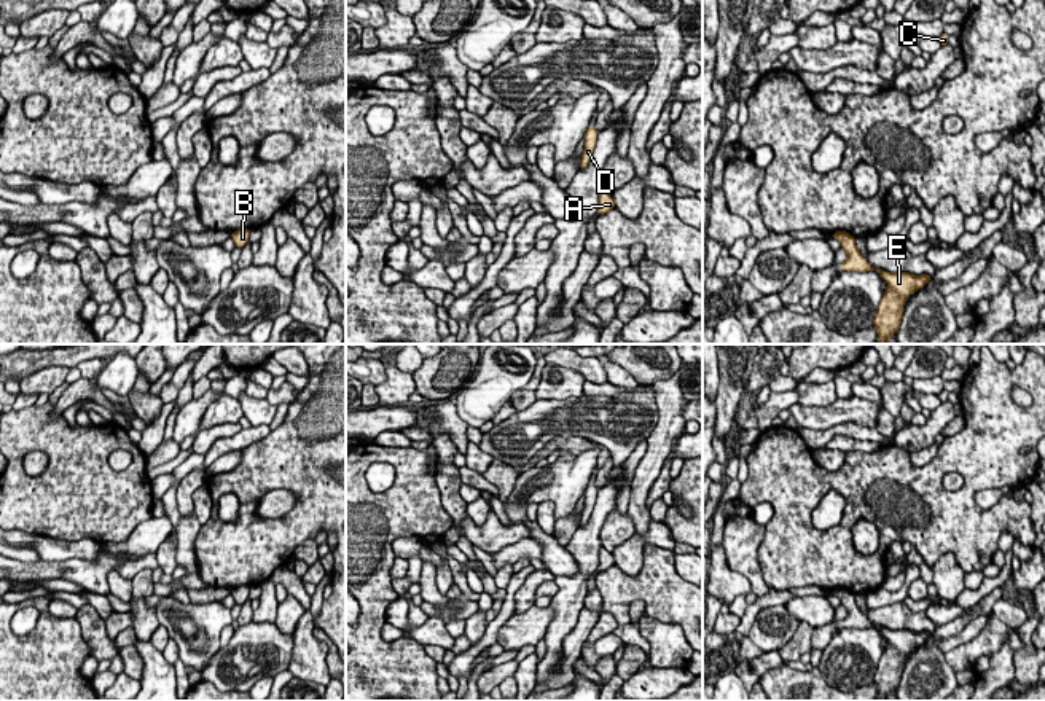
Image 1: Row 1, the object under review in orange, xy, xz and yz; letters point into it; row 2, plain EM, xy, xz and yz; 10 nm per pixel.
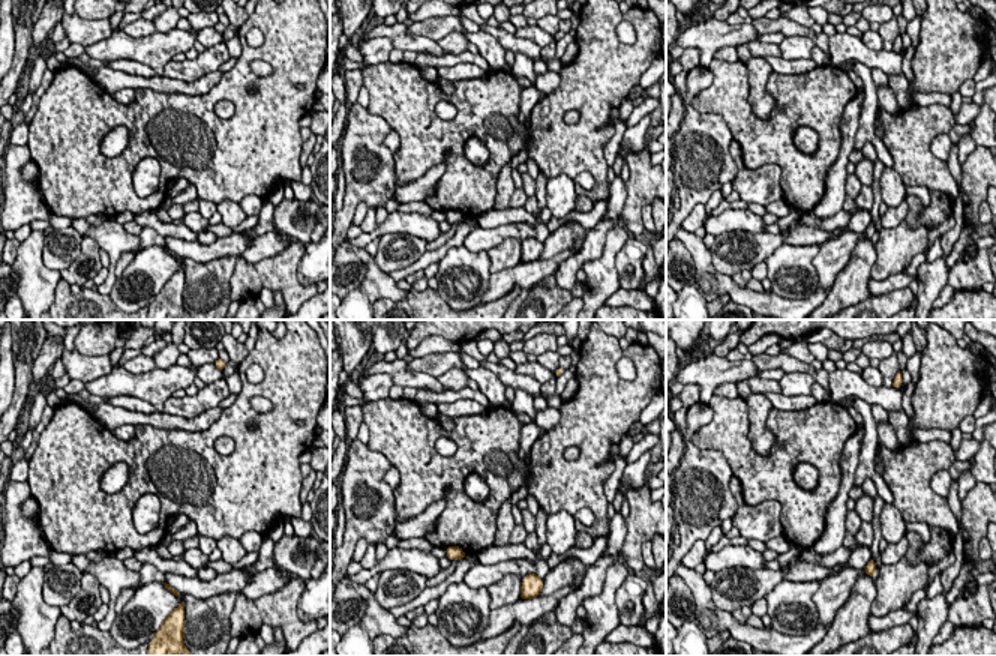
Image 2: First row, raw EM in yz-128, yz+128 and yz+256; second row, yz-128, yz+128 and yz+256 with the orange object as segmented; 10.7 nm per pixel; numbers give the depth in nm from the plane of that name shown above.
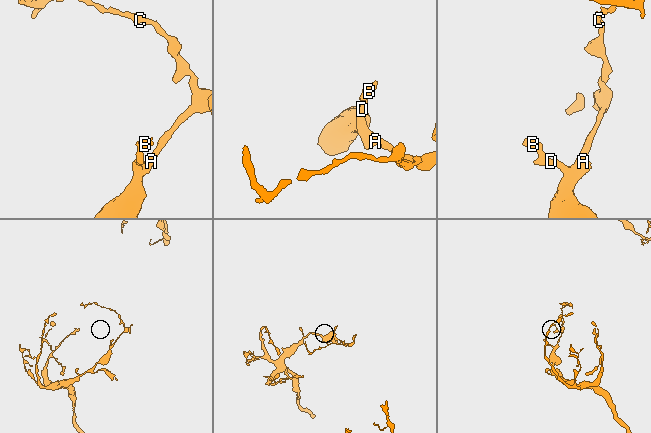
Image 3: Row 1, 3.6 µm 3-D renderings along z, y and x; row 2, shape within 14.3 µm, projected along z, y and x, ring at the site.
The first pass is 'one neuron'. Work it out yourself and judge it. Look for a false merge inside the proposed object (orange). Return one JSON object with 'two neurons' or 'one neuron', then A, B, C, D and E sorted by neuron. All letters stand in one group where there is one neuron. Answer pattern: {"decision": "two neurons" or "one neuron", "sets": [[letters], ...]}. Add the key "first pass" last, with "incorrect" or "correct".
{"decision": "one neuron", "sets": [["A", "B", "C", "D", "E"]], "first pass": "correct"}

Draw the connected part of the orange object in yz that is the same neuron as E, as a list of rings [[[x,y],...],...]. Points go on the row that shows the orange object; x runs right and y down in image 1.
[[[836,231],[832,233],[832,236],[847,253],[847,260],[840,264],[841,271],[875,271],[887,282],[889,288],[884,292],[873,319],[873,325],[878,331],[878,343],[887,344],[889,338],[900,328],[903,303],[911,293],[922,288],[932,279],[932,276],[913,276],[910,272],[892,274],[883,269],[876,269],[857,250],[854,236],[846,231]]]

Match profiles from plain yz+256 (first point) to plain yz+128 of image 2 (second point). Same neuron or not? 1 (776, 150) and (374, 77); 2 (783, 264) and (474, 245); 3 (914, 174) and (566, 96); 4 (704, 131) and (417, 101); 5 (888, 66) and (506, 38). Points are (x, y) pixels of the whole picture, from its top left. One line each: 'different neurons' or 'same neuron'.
1: same neuron
2: different neurons
3: same neuron
4: different neurons
5: same neuron

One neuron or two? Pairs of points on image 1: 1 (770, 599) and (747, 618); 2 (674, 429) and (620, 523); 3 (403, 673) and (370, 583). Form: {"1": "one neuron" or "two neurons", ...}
{"1": "one neuron", "2": "two neurons", "3": "one neuron"}

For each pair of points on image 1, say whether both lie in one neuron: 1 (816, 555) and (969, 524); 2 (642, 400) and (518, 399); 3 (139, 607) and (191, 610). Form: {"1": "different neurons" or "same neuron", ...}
{"1": "same neuron", "2": "different neurons", "3": "different neurons"}

